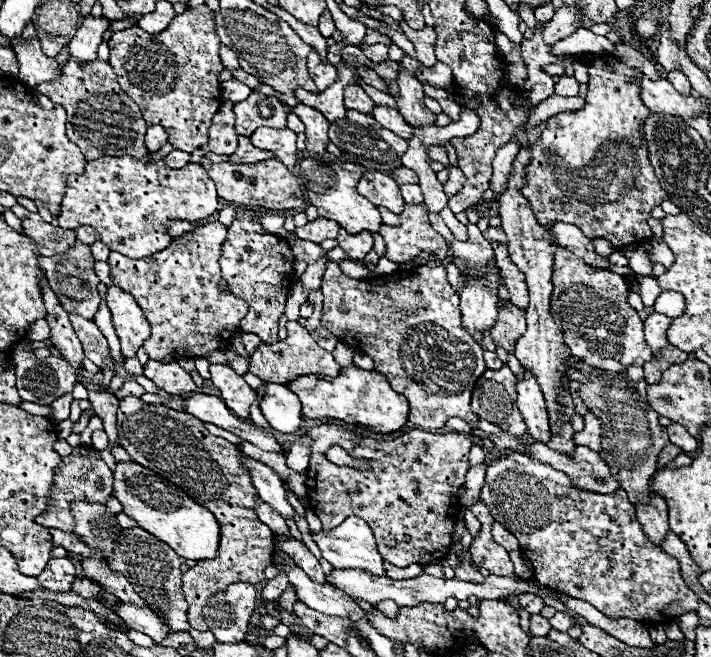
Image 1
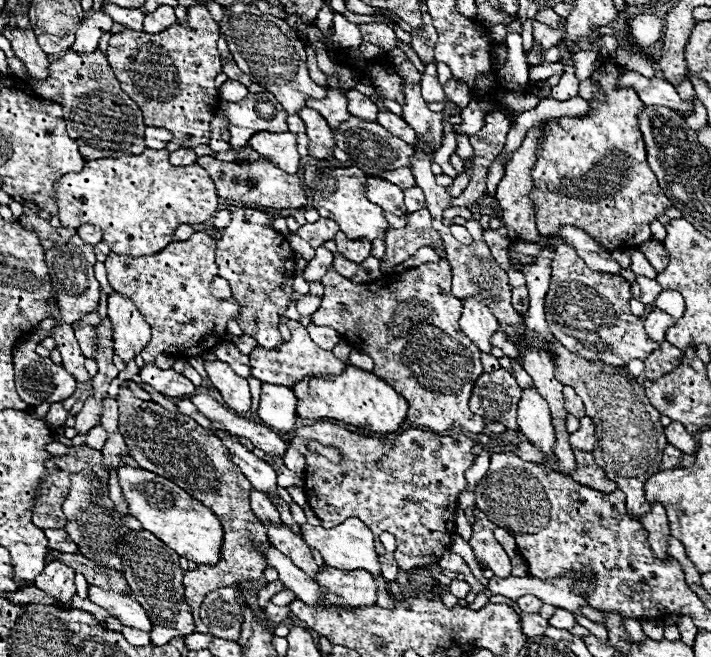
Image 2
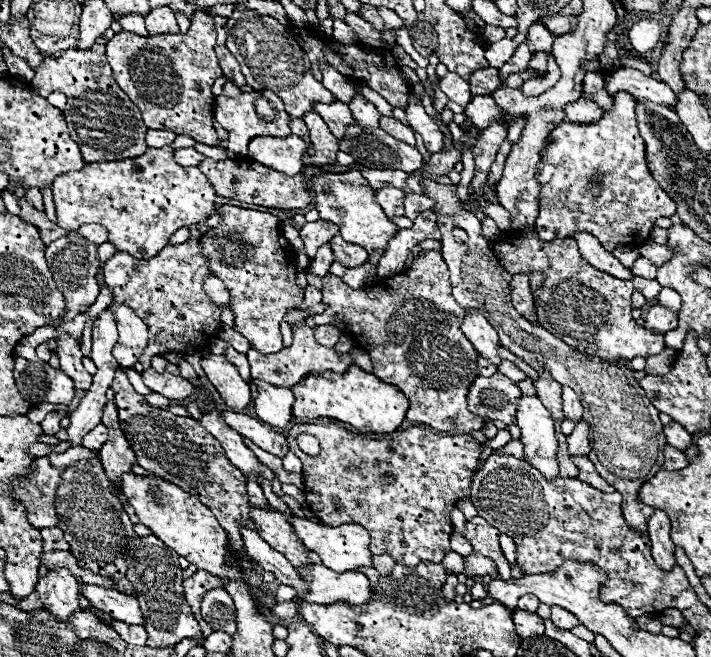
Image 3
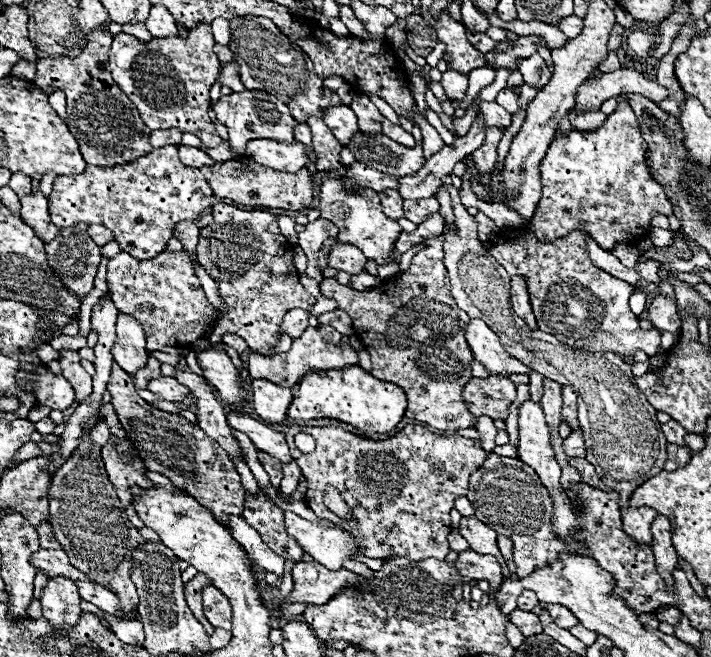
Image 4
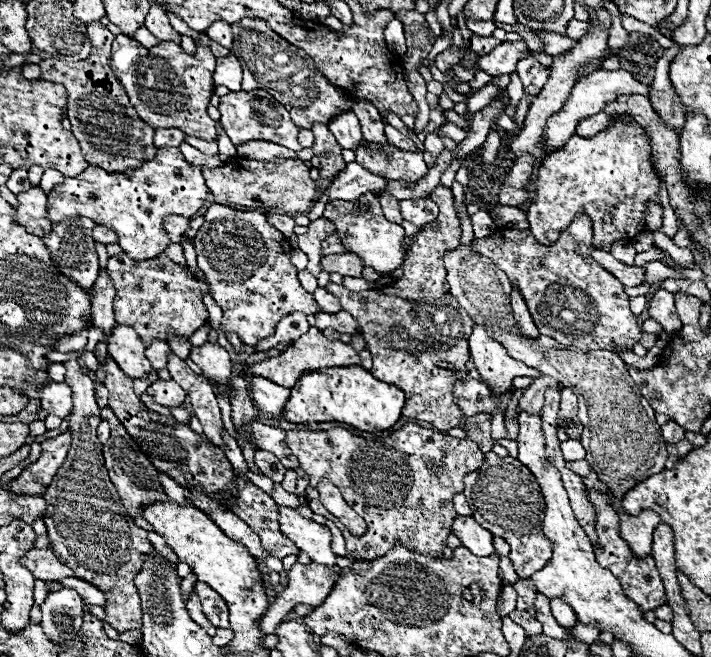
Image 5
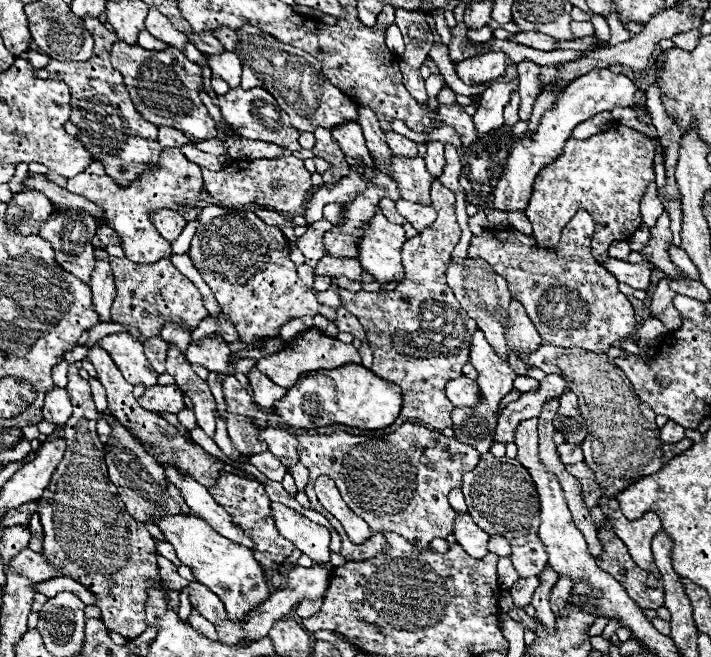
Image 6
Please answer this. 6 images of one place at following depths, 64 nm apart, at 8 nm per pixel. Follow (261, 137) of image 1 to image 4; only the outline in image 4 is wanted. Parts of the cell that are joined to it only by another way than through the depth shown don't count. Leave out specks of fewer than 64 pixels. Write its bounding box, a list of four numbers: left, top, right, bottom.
[246,138,308,172]

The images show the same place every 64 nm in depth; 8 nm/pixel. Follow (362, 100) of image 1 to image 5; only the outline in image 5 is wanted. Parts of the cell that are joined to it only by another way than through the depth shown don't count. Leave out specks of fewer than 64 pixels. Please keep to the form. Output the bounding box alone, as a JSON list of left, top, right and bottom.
[352,100,386,144]

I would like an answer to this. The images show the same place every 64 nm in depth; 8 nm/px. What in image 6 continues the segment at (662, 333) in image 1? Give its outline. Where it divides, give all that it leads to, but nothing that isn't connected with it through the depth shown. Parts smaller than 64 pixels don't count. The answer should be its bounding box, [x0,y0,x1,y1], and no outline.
[650,276,682,332]

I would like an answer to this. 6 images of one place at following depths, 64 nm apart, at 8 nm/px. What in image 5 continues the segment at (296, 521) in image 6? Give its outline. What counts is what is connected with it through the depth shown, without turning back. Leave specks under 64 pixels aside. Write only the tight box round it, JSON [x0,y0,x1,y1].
[280,506,336,568]

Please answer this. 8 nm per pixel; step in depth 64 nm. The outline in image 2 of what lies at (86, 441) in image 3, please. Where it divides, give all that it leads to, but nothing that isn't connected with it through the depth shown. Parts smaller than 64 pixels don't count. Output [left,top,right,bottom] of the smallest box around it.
[86,426,106,450]

